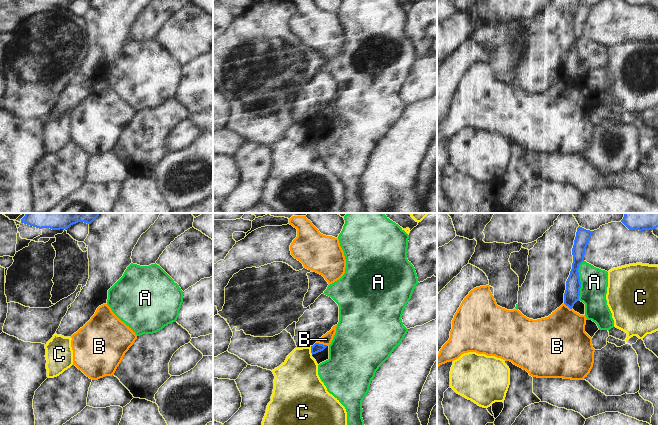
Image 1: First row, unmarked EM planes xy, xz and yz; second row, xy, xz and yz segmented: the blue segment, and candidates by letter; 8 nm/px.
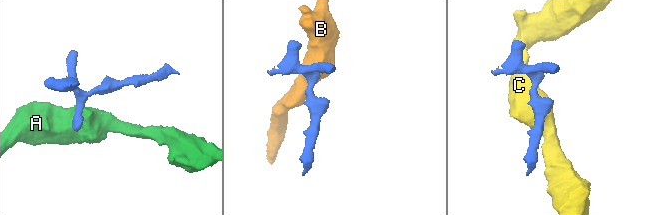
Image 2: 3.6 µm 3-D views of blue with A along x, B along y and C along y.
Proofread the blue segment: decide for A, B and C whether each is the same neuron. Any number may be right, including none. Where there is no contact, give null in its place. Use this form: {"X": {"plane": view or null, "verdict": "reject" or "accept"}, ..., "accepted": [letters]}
{"A": {"plane": "yz", "verdict": "reject"}, "B": {"plane": "xz", "verdict": "reject"}, "C": {"plane": "xz", "verdict": "reject"}, "accepted": []}

